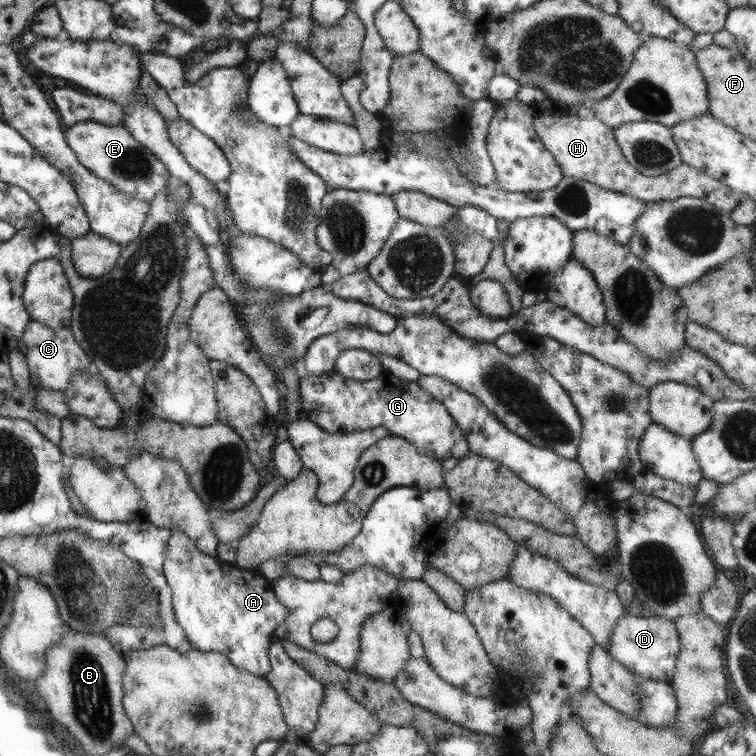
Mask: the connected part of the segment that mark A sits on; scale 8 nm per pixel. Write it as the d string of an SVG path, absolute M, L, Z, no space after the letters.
M177 528L170 532L163 573L172 589L175 620L188 642L200 652L225 654L236 668L265 677L271 669L268 645L274 638L275 628L289 613L278 602L272 582L258 572L245 573L233 563L202 554L196 543Z

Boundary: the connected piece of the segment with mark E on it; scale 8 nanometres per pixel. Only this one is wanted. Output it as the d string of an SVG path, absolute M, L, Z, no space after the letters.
M79 122L66 131L68 146L76 153L77 159L98 178L116 187L124 194L131 194L138 200L150 203L161 192L165 192L171 174L165 164L149 149L142 146L124 126L104 126L98 122Z

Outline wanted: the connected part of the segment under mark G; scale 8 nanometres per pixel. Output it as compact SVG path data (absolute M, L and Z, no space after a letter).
M332 368L330 373L317 376L304 375L299 388L303 416L317 424L324 432L350 434L356 431L382 427L389 430L392 435L404 438L420 453L427 454L430 458L435 458L440 462L448 458L461 459L472 453L464 433L458 428L448 409L432 395L424 392L417 381L401 381L385 370L378 378L372 380L352 380L344 378L336 368Z

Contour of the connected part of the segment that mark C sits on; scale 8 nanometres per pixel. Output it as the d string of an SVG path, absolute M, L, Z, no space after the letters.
M31 320L25 326L24 334L18 341L17 349L24 355L30 380L39 380L39 386L45 389L64 392L72 376L94 369L87 353L73 337L70 327L50 328L41 322Z

